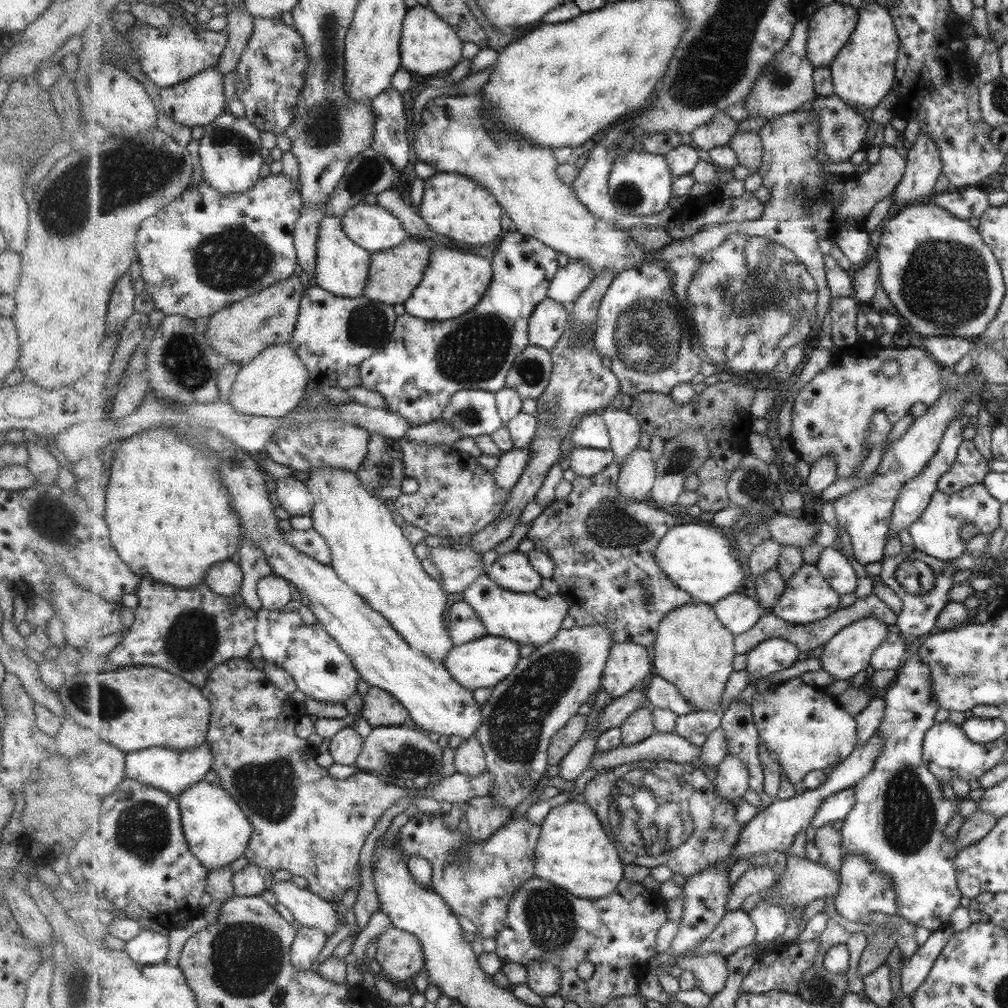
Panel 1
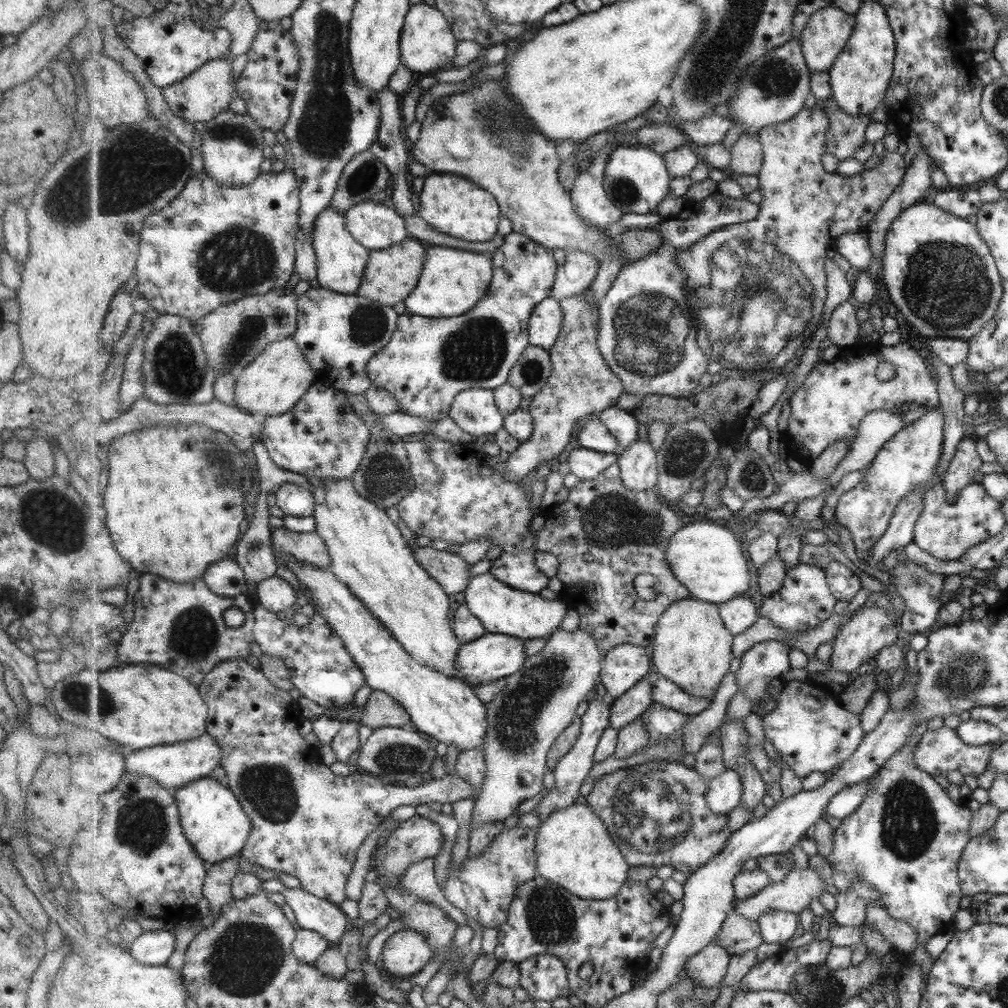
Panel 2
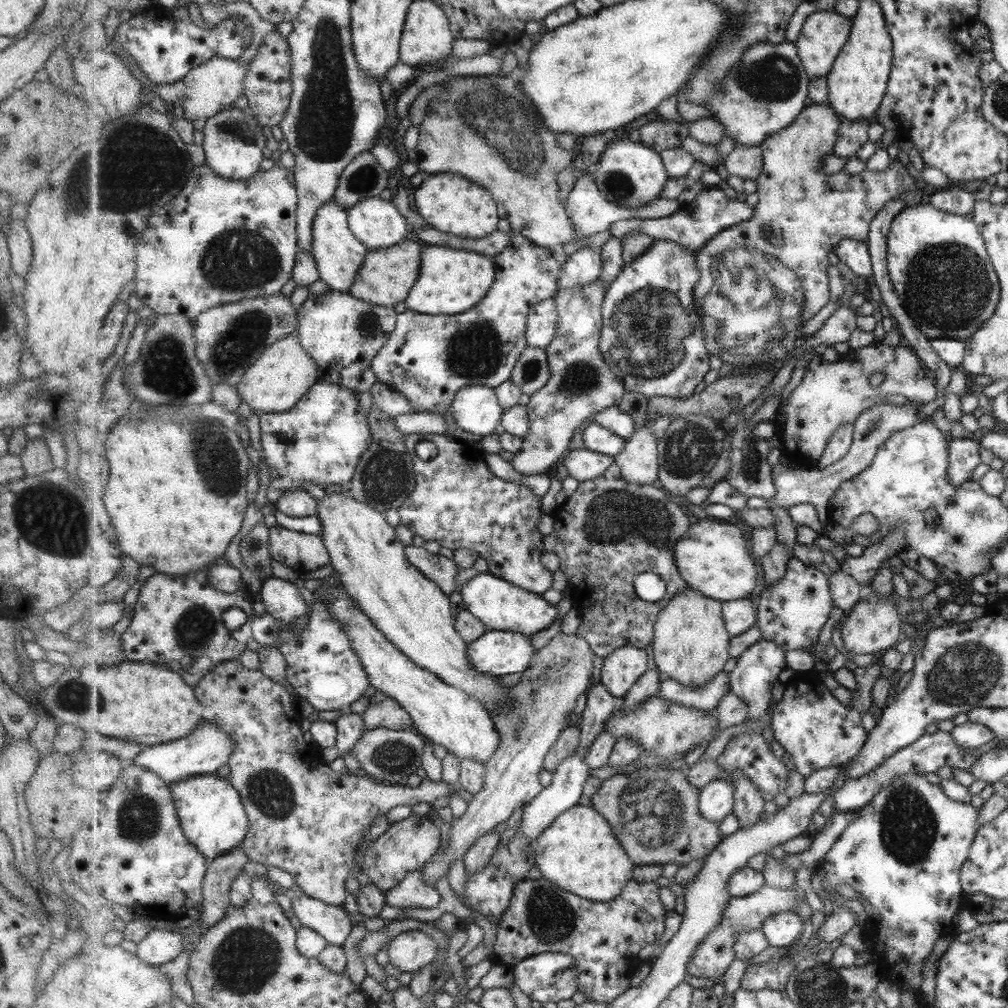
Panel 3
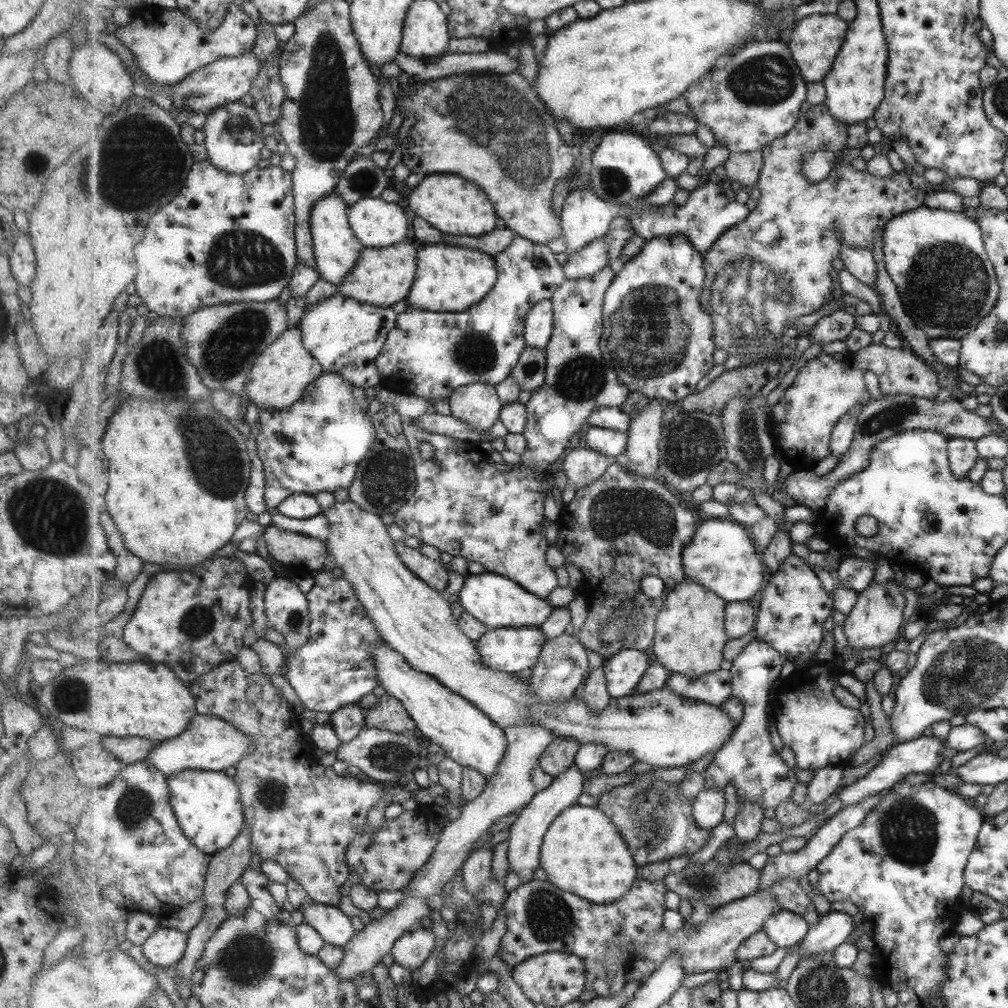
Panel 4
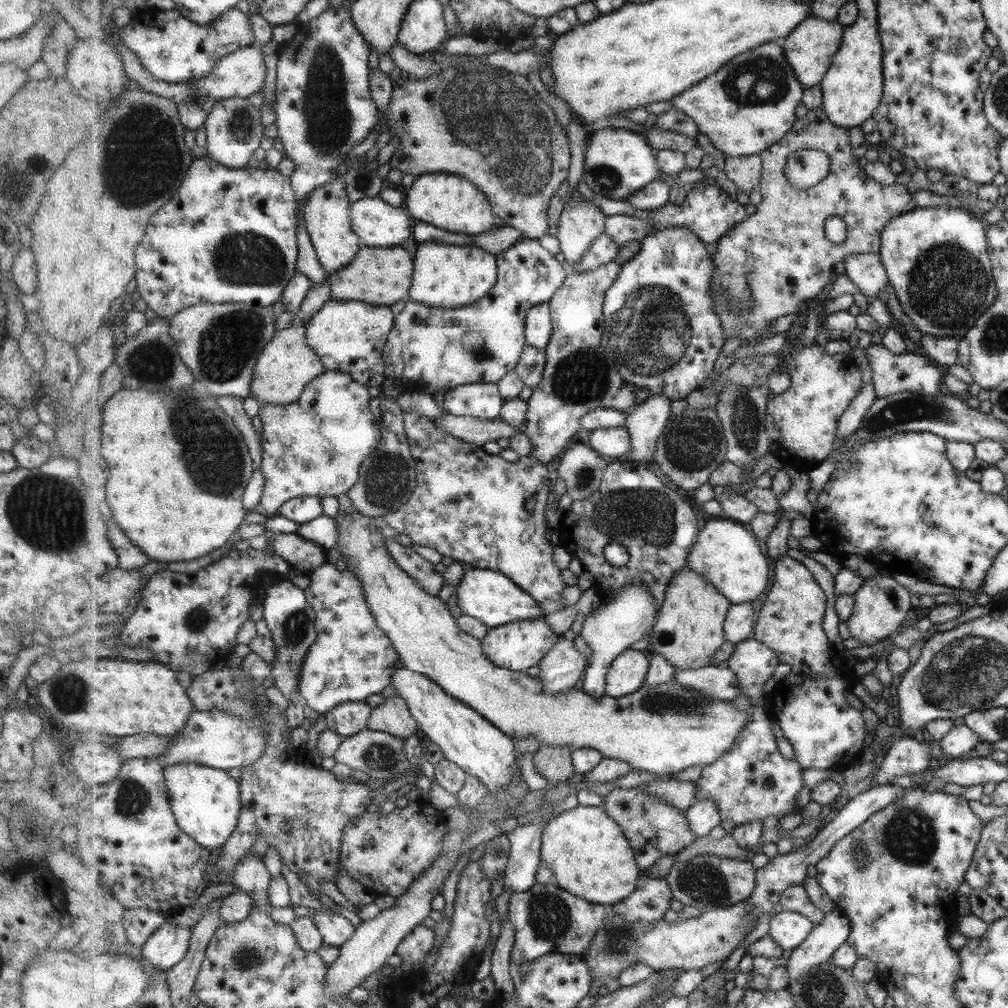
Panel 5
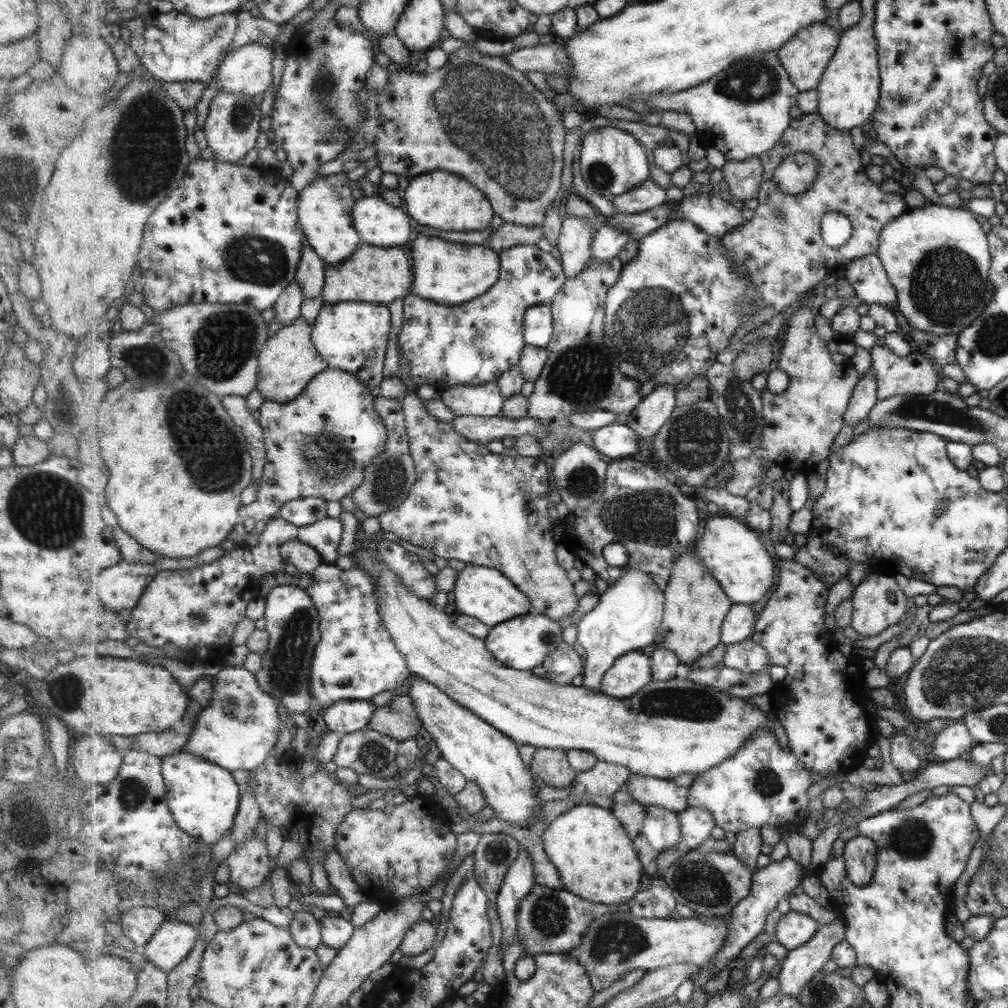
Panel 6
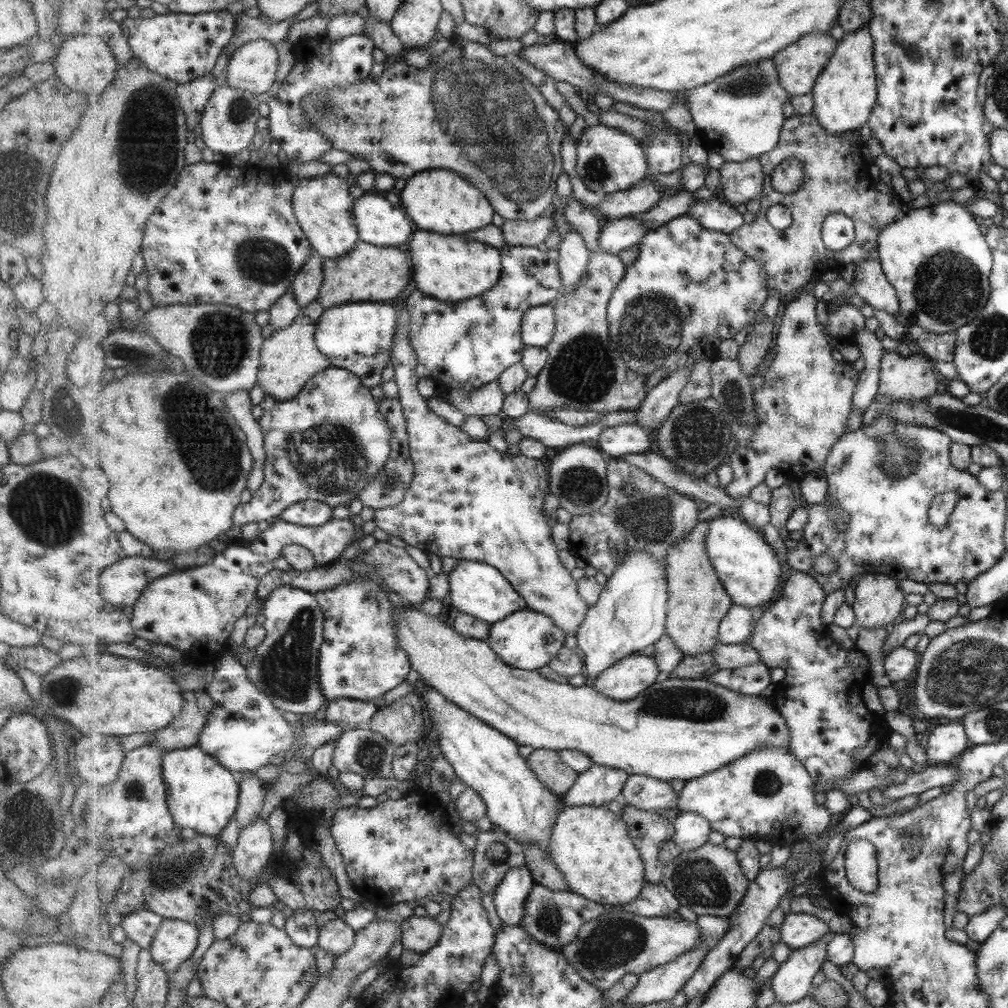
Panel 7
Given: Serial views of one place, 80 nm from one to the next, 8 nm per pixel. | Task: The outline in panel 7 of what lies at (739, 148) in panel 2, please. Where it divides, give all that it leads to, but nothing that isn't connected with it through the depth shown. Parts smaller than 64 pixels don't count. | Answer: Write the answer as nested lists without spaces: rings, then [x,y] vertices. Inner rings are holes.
[[[751,159],[745,162],[726,162],[719,170],[720,184],[722,189],[717,192],[729,204],[749,204],[751,200],[760,200],[764,193],[764,182],[766,179],[761,161]]]

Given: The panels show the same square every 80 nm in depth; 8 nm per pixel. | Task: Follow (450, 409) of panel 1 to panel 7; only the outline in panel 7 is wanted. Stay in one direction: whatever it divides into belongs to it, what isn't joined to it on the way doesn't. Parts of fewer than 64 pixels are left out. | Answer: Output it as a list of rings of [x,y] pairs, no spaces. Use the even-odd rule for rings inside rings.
[[[499,381],[489,383],[466,394],[462,390],[451,390],[446,400],[468,416],[502,415],[506,394]]]

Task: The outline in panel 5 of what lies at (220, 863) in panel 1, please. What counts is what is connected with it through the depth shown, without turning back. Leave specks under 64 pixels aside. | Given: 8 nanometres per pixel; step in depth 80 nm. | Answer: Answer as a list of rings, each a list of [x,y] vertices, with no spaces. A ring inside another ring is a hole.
[[[195,762],[167,766],[164,772],[173,812],[185,834],[210,851],[227,844],[227,840],[237,830],[244,806],[240,782],[233,780],[225,770]]]

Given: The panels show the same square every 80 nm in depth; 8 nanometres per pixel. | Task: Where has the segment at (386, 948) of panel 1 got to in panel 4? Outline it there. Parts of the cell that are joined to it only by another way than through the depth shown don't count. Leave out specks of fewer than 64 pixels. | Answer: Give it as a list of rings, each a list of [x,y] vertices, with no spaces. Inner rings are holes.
[[[421,926],[396,942],[392,956],[397,964],[413,971],[421,964],[425,964],[433,948],[435,948],[435,934]]]

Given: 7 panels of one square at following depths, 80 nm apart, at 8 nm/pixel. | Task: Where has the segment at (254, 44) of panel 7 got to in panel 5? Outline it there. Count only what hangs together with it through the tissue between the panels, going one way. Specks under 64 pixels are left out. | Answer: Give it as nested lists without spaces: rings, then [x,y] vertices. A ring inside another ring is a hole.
[[[251,45],[227,56],[224,56],[219,64],[203,78],[193,80],[196,84],[196,92],[194,92],[194,100],[208,96],[211,104],[221,99],[241,97],[249,98],[255,92],[262,92],[263,84],[265,84],[265,76],[267,76],[267,64],[265,64],[265,54],[259,51],[257,45]]]

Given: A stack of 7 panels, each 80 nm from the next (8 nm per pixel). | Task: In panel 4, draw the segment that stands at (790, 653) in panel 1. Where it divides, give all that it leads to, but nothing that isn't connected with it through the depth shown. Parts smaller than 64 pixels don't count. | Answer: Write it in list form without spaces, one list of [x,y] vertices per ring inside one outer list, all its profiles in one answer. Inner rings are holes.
[[[752,640],[735,660],[732,660],[733,694],[745,706],[745,717],[741,720],[731,741],[719,749],[705,772],[707,779],[704,790],[725,788],[733,784],[736,796],[746,802],[754,802],[765,810],[777,808],[783,802],[791,800],[795,787],[800,783],[797,774],[785,764],[781,754],[775,750],[769,734],[769,720],[767,706],[769,694],[775,680],[779,680],[785,657],[770,644]]]

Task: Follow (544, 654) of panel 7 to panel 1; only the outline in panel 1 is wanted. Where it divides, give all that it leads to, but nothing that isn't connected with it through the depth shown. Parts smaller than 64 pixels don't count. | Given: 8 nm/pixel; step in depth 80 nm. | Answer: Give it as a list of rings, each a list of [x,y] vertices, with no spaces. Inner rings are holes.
[[[487,635],[476,641],[467,642],[461,646],[456,646],[449,653],[444,662],[447,670],[457,679],[467,690],[477,690],[478,688],[493,689],[500,682],[503,682],[520,664],[521,645],[513,639]]]

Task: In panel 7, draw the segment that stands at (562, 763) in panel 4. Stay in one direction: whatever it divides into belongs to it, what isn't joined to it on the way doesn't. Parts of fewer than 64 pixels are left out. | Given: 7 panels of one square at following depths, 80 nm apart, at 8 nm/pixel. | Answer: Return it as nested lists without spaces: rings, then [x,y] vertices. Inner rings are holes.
[[[534,749],[527,762],[541,782],[561,796],[566,795],[580,777],[579,773],[561,761],[557,750]]]

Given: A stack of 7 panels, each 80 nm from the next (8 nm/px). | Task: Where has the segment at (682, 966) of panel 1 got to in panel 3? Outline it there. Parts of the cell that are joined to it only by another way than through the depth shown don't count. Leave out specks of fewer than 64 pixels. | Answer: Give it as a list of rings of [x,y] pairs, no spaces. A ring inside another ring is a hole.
[[[765,885],[761,887],[755,894],[746,897],[731,897],[728,909],[723,913],[721,922],[712,930],[691,956],[691,962],[688,964],[688,975],[701,978],[720,978],[729,970],[729,966],[736,958],[736,944],[740,934],[746,930],[757,930],[762,928],[764,922],[770,916],[783,912],[791,912],[796,909],[796,906],[805,899],[803,891],[800,891],[797,886],[794,888],[773,888]]]

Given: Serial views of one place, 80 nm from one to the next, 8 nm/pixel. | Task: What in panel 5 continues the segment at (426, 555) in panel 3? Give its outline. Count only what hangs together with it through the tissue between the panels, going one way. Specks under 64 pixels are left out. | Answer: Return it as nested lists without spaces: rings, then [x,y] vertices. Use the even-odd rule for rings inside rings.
[[[393,537],[386,540],[390,556],[411,578],[414,578],[425,592],[437,596],[446,585],[443,574],[436,572],[433,564],[422,558],[411,548],[396,542]]]

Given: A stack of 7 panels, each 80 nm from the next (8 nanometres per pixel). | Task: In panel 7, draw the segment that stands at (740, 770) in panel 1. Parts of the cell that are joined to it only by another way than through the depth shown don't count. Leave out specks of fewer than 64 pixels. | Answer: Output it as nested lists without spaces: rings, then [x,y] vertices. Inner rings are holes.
[[[681,812],[674,823],[677,830],[674,842],[682,851],[692,851],[710,843],[710,835],[714,831],[711,823],[699,813]]]

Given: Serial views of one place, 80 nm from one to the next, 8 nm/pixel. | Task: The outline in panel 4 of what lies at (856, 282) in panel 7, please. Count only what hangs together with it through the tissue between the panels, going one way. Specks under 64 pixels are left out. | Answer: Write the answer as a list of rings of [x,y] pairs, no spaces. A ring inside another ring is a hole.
[[[846,240],[841,250],[840,260],[855,279],[871,288],[875,288],[878,268],[873,251],[867,248],[849,247]]]

